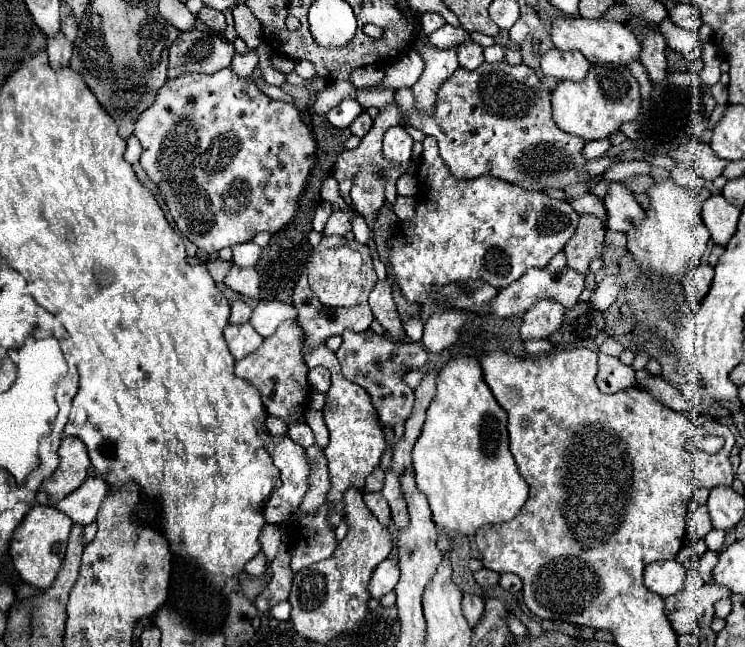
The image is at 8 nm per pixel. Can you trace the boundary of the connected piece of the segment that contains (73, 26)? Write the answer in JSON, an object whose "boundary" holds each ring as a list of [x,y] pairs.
{"boundary":[[[70,11],[68,15],[66,15],[66,19],[62,19],[62,33],[68,37],[68,41],[74,41],[74,37],[76,37],[76,29],[78,29],[78,23],[76,23],[76,15]]]}

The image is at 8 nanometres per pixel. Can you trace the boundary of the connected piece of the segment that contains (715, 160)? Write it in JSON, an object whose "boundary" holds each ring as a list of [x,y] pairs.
{"boundary":[[[696,141],[680,145],[680,149],[676,149],[672,153],[672,159],[686,163],[688,167],[694,169],[696,175],[704,177],[706,181],[714,181],[716,177],[720,177],[724,167],[728,165],[728,161],[712,155],[710,145],[702,145],[702,143],[696,143]]]}

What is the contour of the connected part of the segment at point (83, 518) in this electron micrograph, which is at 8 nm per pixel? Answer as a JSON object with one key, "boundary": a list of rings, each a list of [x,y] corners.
{"boundary":[[[88,477],[88,481],[84,481],[80,489],[64,497],[56,505],[56,509],[66,513],[74,525],[86,527],[96,521],[96,513],[106,491],[108,491],[108,483],[102,477]]]}

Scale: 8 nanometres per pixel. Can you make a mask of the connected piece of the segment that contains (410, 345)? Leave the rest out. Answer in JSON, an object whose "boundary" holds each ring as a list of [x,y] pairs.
{"boundary":[[[348,329],[342,333],[342,347],[336,351],[336,357],[342,365],[342,375],[366,389],[382,425],[394,427],[396,423],[408,419],[414,403],[414,391],[404,383],[404,373],[412,367],[420,369],[426,365],[426,349],[414,341],[392,341],[386,335],[376,335],[372,329],[362,333]]]}

